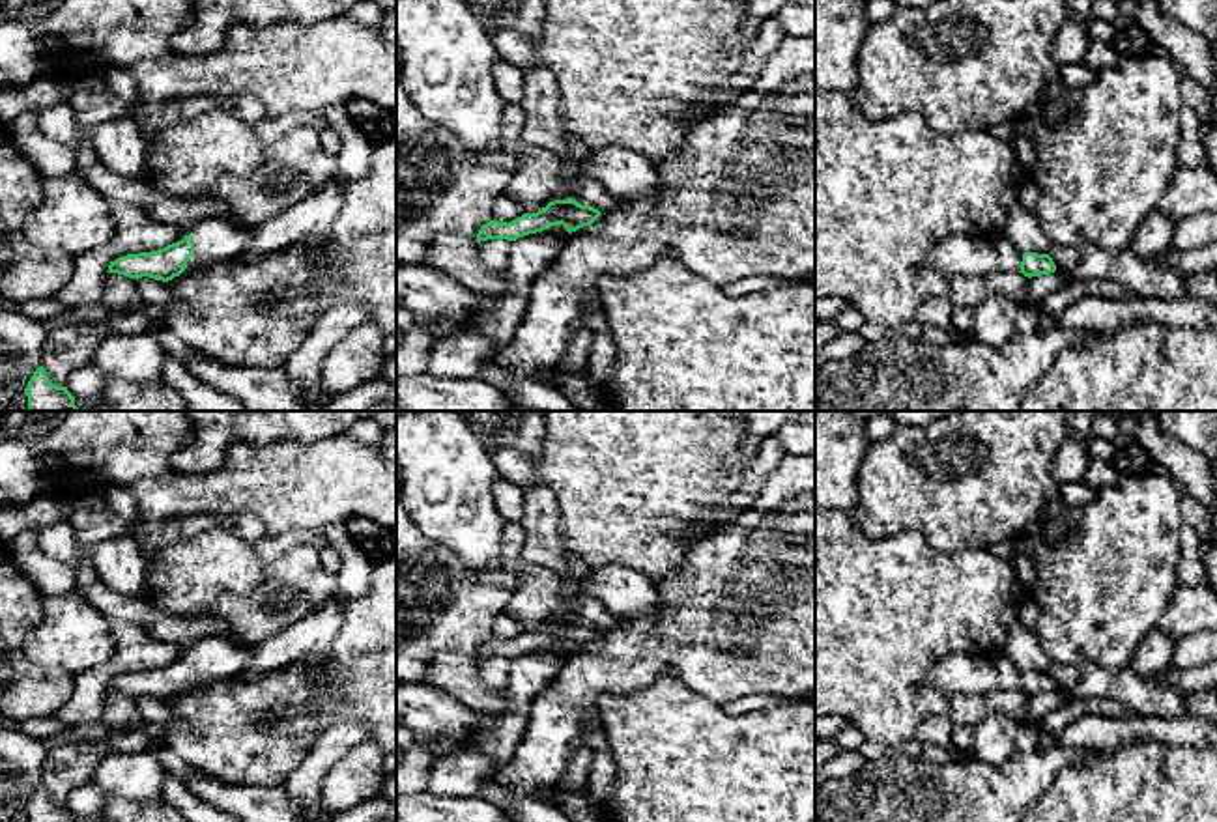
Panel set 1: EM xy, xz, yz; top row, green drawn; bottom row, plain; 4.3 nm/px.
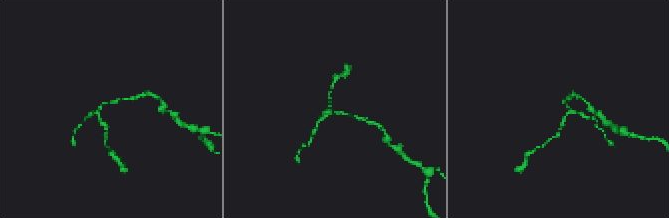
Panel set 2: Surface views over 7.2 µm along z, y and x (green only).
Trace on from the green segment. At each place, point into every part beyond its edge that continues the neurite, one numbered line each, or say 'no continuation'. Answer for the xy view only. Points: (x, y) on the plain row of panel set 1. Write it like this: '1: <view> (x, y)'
1: xy (215, 658)

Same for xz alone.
1: xz (544, 546)

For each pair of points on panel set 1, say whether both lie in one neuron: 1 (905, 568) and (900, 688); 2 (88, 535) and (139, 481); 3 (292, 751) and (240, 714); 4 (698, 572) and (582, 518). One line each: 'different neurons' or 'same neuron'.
1: same neuron
2: different neurons
3: same neuron
4: different neurons

